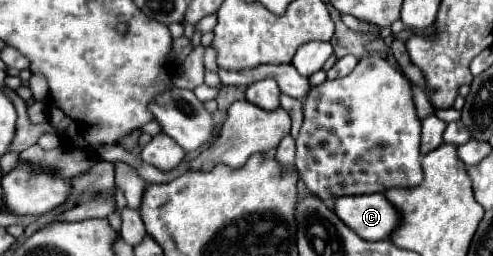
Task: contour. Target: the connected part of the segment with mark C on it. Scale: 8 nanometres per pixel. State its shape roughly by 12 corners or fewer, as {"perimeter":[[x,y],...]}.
{"perimeter":[[382,194],[336,198],[364,240],[388,238],[400,214]]}

